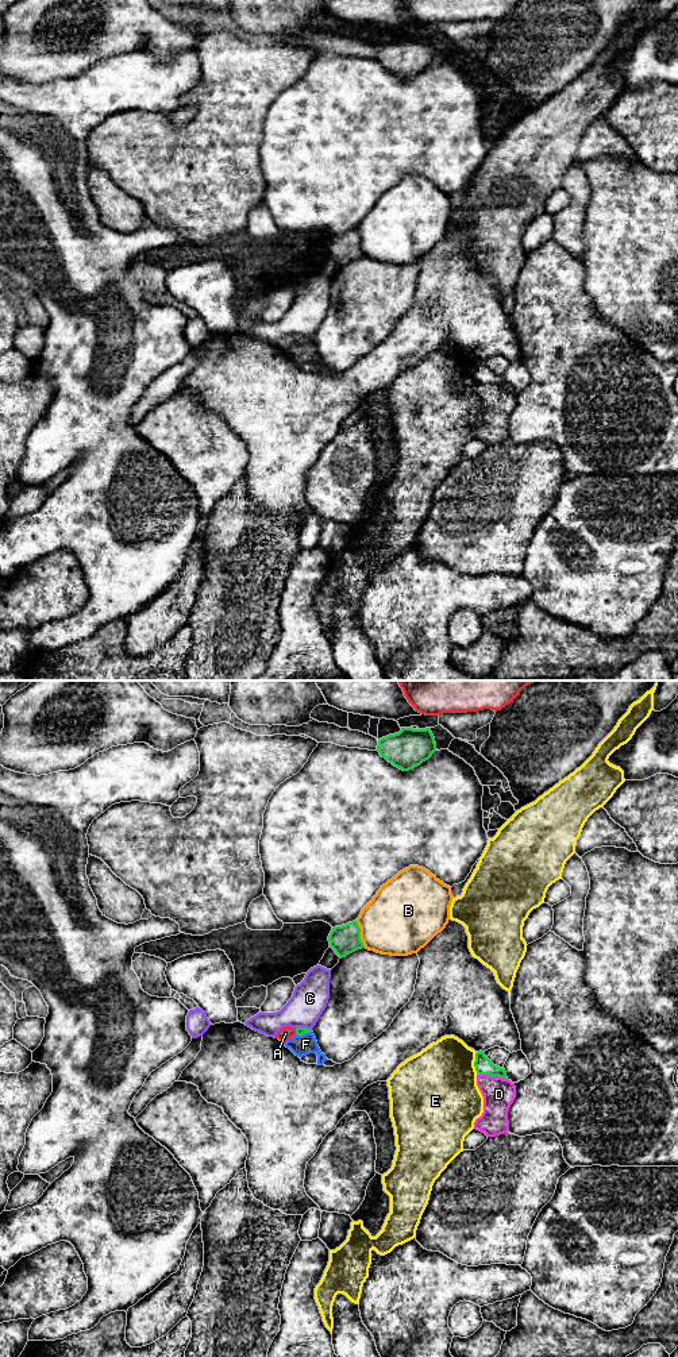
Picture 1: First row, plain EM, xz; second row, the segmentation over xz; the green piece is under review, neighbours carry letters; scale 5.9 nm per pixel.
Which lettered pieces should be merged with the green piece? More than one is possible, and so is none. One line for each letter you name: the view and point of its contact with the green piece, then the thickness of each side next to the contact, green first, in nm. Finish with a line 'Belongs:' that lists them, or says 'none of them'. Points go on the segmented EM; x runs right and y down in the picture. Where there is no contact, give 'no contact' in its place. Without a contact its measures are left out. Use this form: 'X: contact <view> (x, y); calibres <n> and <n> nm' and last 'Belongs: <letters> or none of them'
Belongs: none of them

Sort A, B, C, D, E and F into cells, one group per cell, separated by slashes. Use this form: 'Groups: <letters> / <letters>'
Groups: A / B / C / D / E / F

